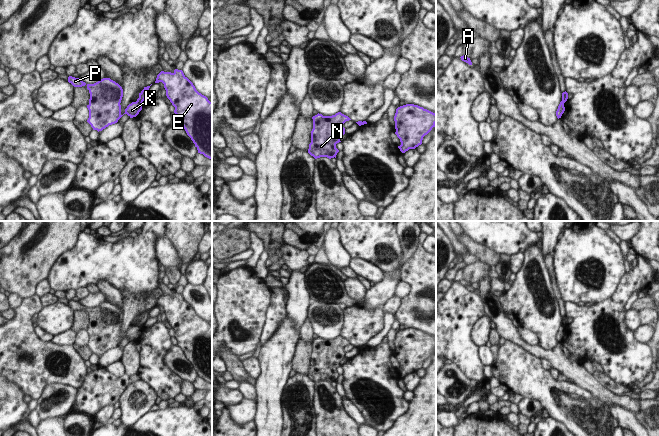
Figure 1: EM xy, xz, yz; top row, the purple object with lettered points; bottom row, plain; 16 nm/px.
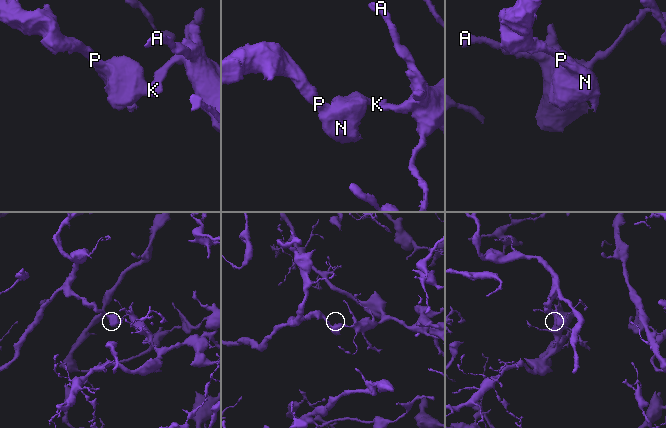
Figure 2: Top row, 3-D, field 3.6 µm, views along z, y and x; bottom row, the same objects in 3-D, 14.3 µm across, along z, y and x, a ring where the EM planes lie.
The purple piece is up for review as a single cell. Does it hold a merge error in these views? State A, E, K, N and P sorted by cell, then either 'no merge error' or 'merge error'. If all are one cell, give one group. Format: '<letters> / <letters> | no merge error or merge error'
A E / K N P | merge error

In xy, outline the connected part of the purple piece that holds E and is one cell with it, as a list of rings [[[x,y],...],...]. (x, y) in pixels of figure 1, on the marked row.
[[[175,69],[173,73],[161,71],[157,75],[155,83],[159,82],[164,84],[166,96],[175,107],[177,122],[183,126],[198,153],[212,160],[212,102],[196,90],[182,70]]]

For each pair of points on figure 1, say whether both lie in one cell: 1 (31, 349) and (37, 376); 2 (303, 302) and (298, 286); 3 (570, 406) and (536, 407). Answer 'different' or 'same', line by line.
1: same
2: same
3: different

